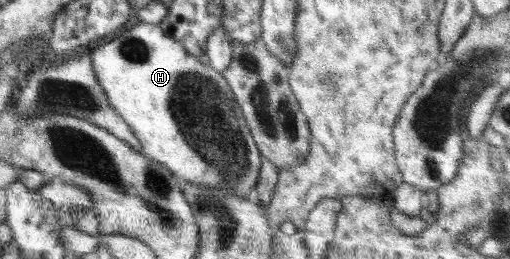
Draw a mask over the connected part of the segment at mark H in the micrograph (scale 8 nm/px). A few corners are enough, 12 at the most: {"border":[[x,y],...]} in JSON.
{"border":[[158,24],[92,53],[143,153],[250,198],[262,154],[226,78]]}

